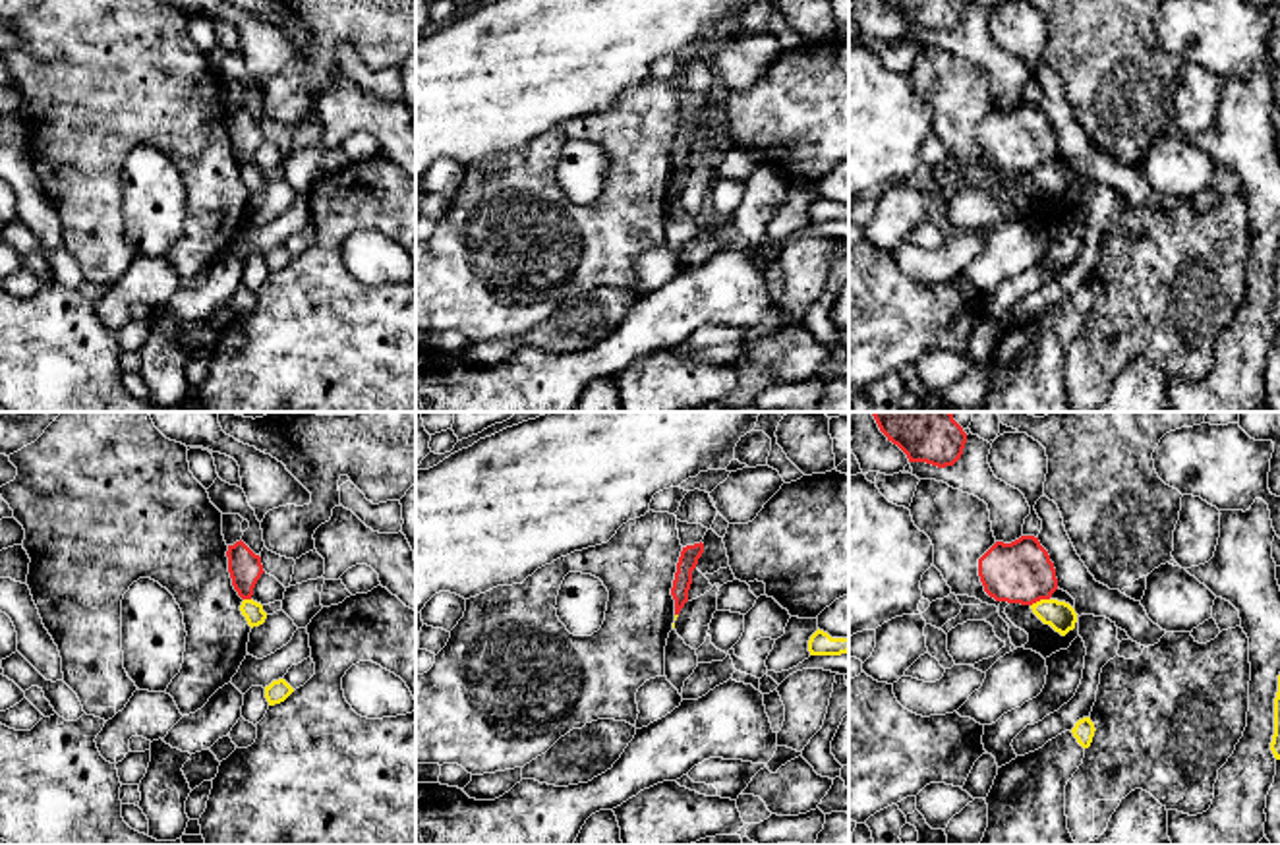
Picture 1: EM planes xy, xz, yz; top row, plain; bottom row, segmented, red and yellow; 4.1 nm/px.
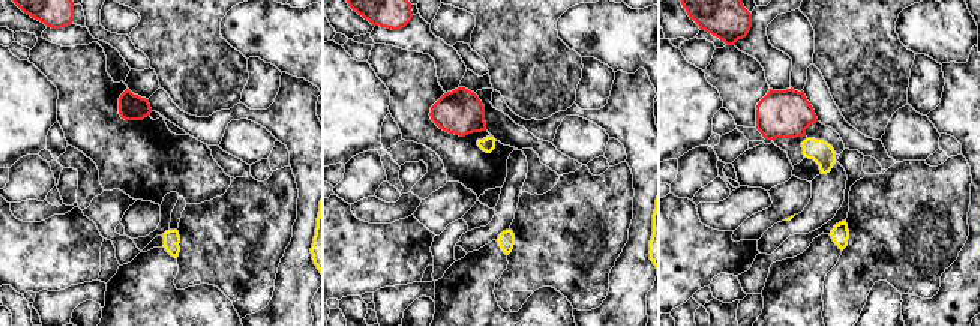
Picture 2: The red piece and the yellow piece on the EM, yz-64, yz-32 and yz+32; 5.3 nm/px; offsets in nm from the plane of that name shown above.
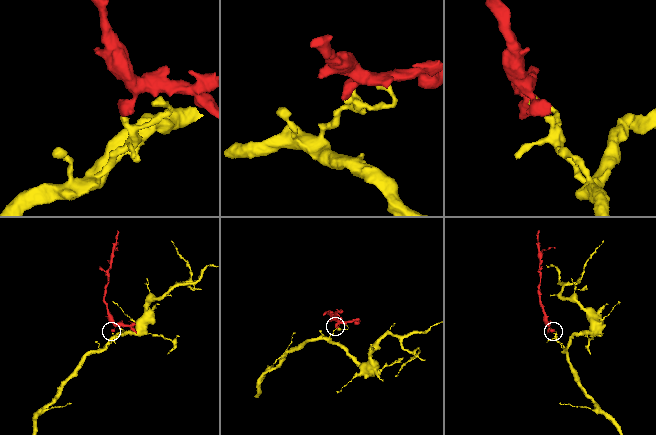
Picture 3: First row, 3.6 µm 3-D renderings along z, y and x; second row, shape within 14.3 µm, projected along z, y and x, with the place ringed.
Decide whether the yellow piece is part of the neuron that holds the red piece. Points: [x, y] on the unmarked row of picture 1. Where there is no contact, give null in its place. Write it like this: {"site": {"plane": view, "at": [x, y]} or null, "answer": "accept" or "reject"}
{"site": {"plane": "yz", "at": [1039, 167]}, "answer": "reject"}

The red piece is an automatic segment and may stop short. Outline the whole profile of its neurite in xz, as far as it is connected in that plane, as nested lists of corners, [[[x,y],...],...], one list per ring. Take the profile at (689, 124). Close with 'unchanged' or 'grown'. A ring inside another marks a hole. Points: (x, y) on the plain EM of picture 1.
[[[702,108],[694,110],[694,112],[686,112],[681,118],[673,155],[671,155],[671,162],[675,166],[675,182],[679,182],[681,176],[684,174],[684,170],[688,168],[688,157],[690,157],[690,151],[692,151],[692,137],[696,135],[702,120],[704,120]]]; unchanged

